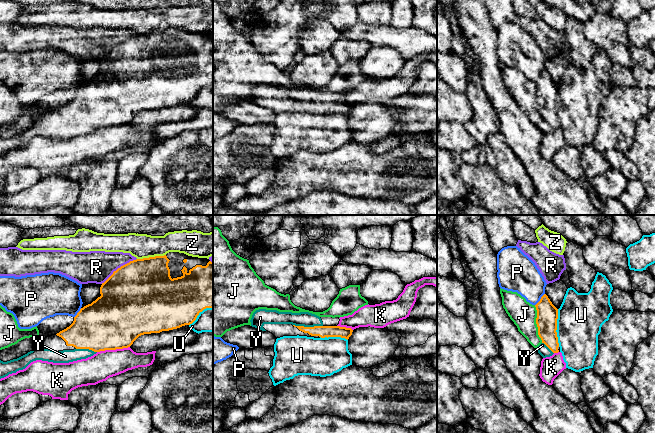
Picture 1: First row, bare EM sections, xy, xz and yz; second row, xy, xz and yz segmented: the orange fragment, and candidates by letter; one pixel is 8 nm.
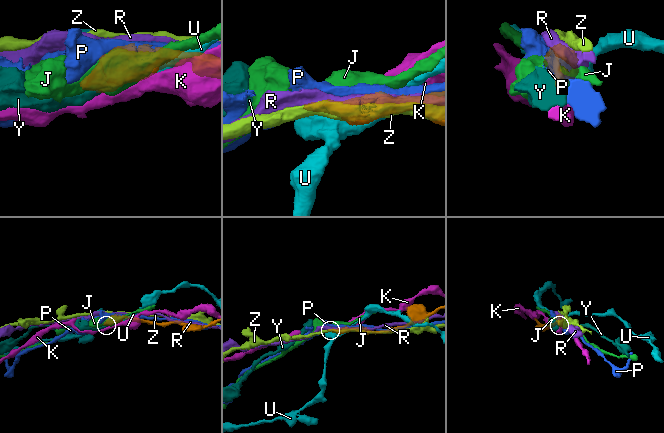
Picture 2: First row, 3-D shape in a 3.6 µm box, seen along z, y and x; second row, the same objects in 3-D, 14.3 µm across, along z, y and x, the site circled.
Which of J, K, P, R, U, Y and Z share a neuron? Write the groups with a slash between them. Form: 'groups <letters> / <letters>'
groups J / K / P / R / U / Y / Z

